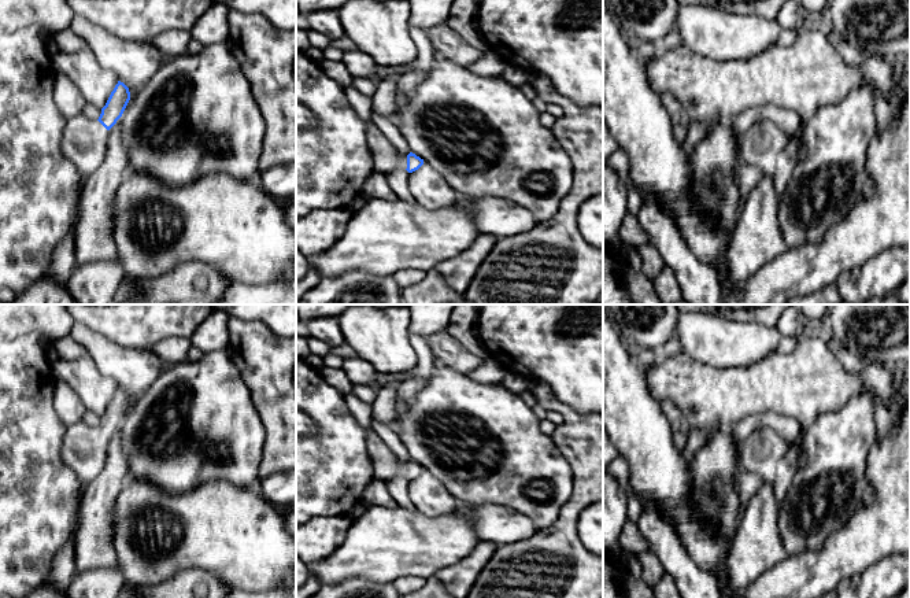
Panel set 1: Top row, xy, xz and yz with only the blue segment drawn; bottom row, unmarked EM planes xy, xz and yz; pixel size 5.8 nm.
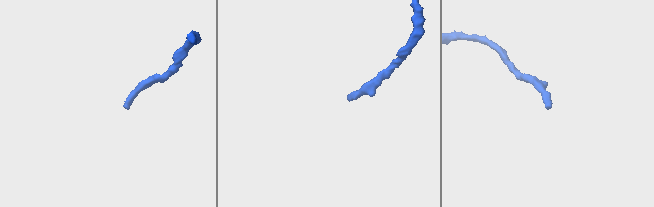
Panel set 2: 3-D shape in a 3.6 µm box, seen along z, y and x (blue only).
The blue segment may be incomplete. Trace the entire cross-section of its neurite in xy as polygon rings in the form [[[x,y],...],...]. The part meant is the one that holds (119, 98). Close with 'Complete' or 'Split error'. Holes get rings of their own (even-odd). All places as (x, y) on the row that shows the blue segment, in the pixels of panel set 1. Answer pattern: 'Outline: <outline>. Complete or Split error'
Outline: [[[118,81],[97,121],[92,121],[84,114],[66,119],[60,143],[62,152],[78,169],[82,184],[103,163],[108,130],[122,117],[129,100],[129,88]]]. Split error

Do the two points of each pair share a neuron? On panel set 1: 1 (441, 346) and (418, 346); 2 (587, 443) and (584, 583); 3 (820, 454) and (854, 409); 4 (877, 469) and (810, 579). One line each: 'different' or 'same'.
1: different
2: same
3: same
4: same

